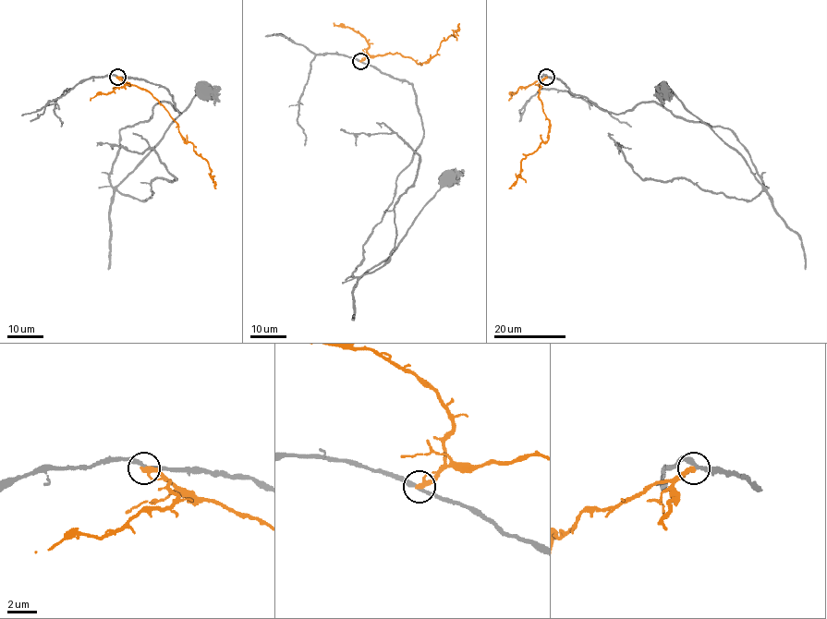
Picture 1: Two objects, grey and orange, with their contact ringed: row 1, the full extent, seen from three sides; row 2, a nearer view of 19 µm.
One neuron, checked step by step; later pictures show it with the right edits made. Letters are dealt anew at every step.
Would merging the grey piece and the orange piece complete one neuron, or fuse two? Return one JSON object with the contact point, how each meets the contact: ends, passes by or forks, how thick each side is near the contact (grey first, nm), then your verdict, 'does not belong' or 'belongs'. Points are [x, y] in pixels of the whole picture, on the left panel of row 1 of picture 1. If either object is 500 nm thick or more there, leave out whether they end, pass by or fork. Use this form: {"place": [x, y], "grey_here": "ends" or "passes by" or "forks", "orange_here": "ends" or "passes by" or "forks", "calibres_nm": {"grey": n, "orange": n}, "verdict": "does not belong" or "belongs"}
{"place": [117, 77], "grey_here": "passes by", "orange_here": "ends", "calibres_nm": {"grey": 240, "orange": 400}, "verdict": "does not belong"}

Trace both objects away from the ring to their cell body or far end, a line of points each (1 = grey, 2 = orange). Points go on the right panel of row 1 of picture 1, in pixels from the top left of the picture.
1: (547, 77), (603, 110), (622, 114), (656, 102), (687, 120), (727, 127), (762, 188), (740, 154), (664, 93)
2: (546, 77), (541, 80), (539, 95), (549, 121), (548, 139), (521, 161), (520, 174), (509, 188)

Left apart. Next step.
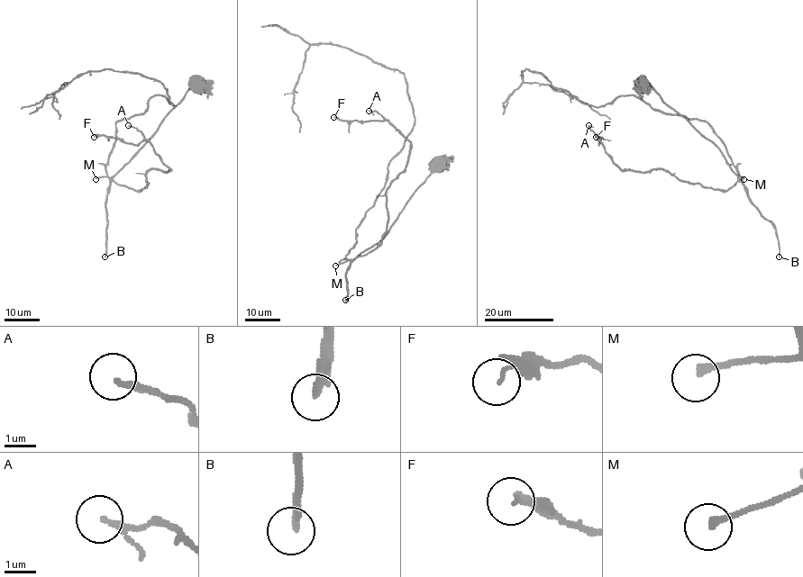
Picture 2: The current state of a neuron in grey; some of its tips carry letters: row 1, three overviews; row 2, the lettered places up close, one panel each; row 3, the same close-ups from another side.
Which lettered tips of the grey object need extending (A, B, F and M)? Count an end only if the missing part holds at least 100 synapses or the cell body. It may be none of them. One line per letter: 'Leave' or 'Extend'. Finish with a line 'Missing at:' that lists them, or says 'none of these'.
A: Leave
B: Extend
F: Leave
M: Leave
Missing at: B

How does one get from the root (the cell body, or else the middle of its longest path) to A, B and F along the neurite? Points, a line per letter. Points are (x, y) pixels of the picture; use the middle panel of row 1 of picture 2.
A: (439, 165), (389, 231), (352, 259), (380, 243), (386, 190), (405, 168), (410, 148), (393, 125), (369, 111)
B: (439, 165), (415, 192), (389, 231), (351, 264), (346, 274), (348, 295), (345, 300)
F: (439, 165), (389, 231), (352, 259), (381, 241), (386, 190), (405, 168), (410, 142), (387, 121), (333, 117)

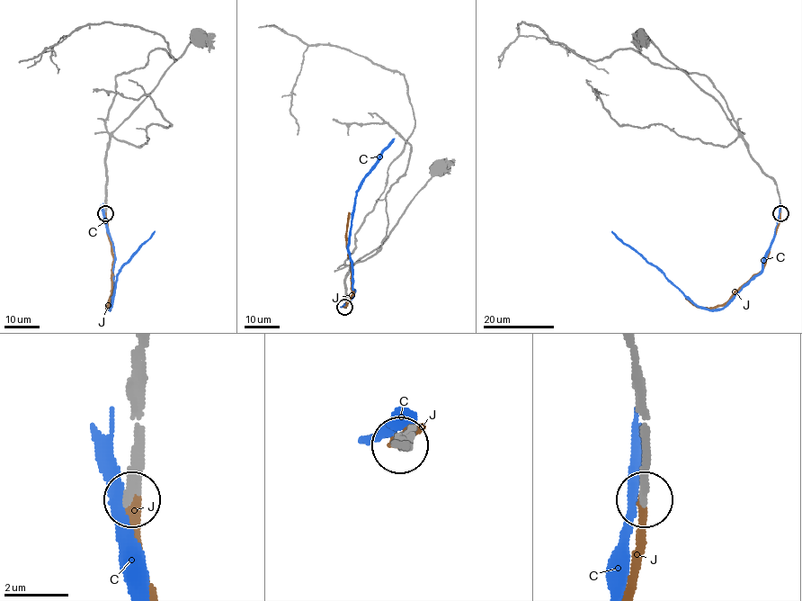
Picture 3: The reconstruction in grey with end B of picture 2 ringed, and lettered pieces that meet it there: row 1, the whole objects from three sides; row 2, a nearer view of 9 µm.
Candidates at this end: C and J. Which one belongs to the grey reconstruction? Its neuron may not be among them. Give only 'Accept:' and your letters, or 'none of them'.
Accept: J

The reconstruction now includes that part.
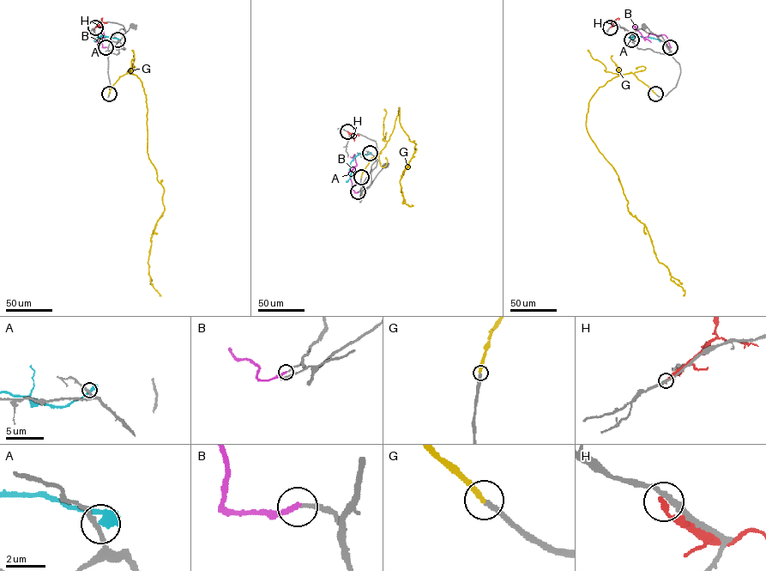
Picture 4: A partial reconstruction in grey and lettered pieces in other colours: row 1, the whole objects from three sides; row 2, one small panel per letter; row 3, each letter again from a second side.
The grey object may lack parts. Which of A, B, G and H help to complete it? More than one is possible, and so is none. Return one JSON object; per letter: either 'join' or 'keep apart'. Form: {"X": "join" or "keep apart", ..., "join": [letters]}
{"A": "keep apart", "B": "join", "G": "join", "H": "keep apart", "join": ["B", "G"]}

